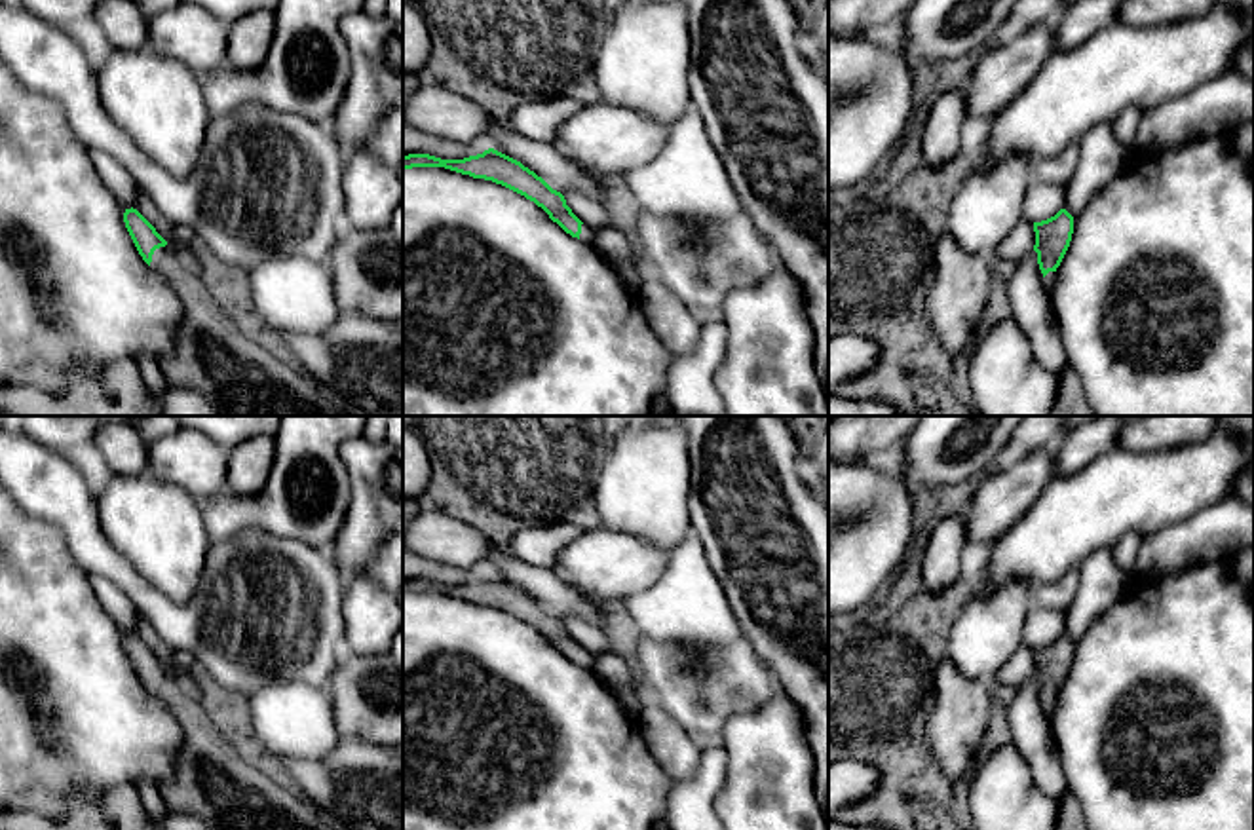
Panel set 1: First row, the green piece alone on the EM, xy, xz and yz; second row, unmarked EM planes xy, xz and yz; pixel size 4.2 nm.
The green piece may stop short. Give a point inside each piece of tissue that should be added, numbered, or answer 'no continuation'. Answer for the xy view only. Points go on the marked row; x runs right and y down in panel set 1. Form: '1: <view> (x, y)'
1: xy (240, 377)

